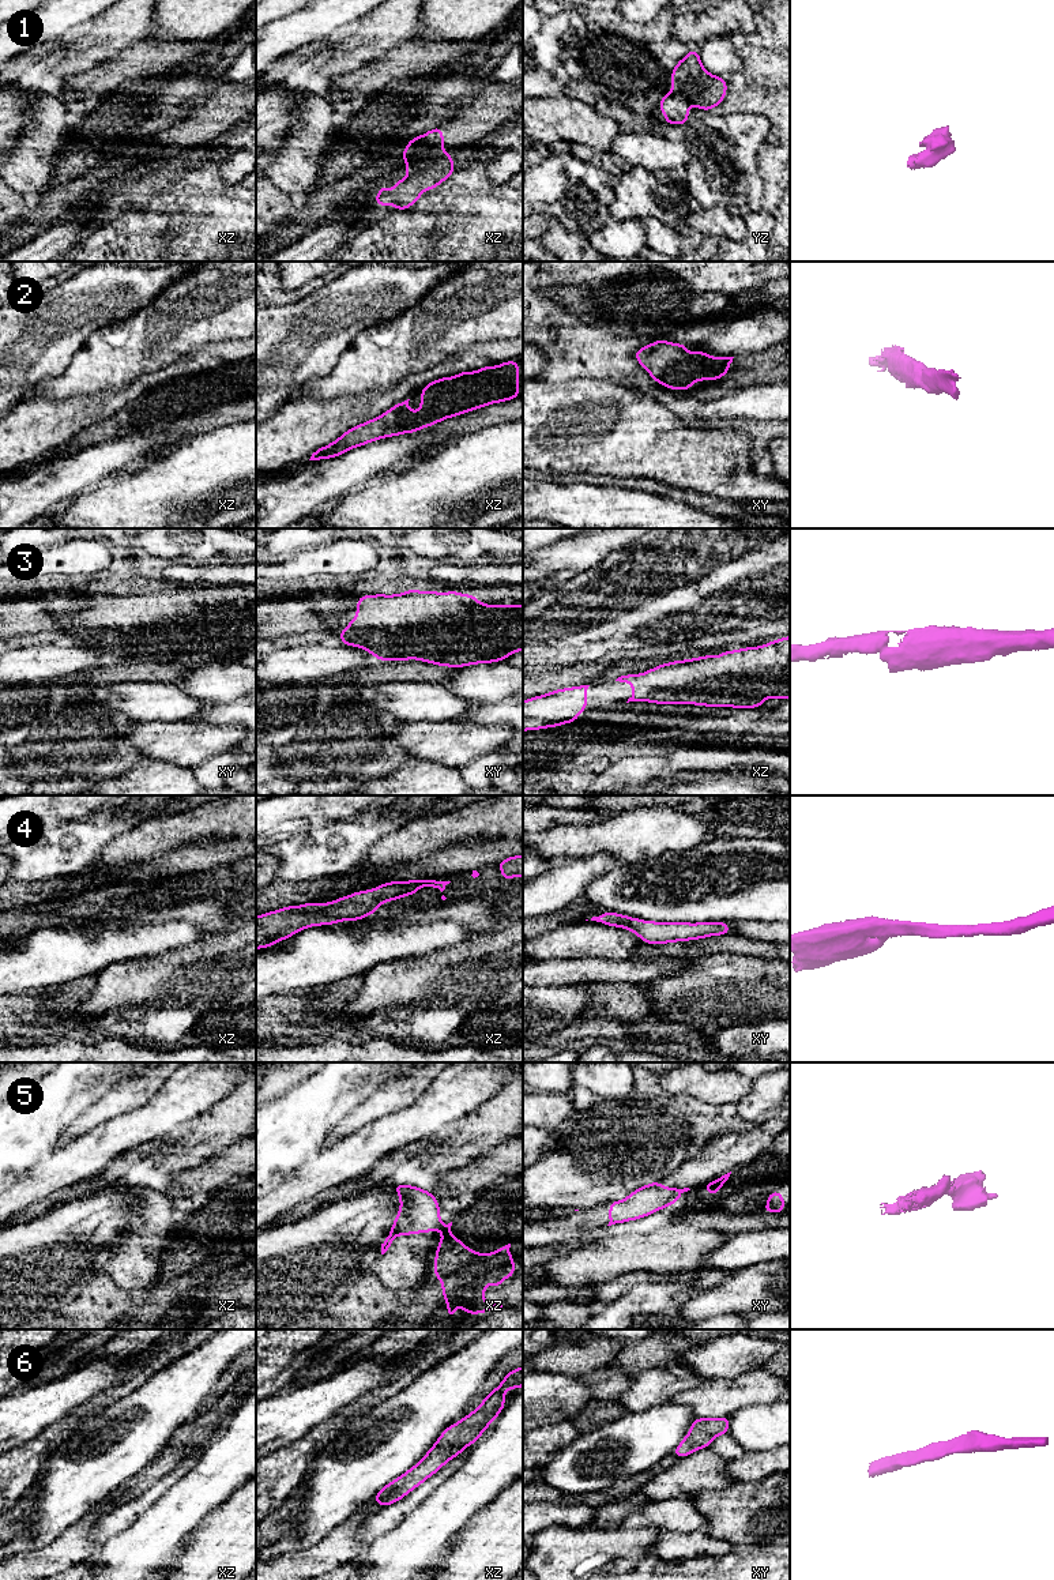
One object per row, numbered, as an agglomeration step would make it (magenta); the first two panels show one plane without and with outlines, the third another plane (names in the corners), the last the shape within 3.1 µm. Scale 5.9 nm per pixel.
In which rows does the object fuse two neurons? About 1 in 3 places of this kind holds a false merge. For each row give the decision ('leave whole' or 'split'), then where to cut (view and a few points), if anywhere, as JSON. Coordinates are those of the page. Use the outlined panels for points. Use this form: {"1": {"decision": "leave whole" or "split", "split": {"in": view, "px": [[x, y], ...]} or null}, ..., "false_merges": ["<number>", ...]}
{"1": {"decision": "split", "split": {"in": "xz", "px": [[444, 151], [436, 155], [407, 155], [403, 158]]}}, "2": {"decision": "leave whole", "split": null}, "3": {"decision": "leave whole", "split": null}, "4": {"decision": "leave whole", "split": null}, "5": {"decision": "split", "split": {"in": "xz", "px": [[444, 1225], [440, 1229]]}}, "6": {"decision": "leave whole", "split": null}, "false_merges": ["1", "5"]}

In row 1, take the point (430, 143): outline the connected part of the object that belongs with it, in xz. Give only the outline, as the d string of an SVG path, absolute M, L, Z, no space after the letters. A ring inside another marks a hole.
M437 127L418 138L411 139L404 147L402 157L432 157L444 154L444 142L443 128Z

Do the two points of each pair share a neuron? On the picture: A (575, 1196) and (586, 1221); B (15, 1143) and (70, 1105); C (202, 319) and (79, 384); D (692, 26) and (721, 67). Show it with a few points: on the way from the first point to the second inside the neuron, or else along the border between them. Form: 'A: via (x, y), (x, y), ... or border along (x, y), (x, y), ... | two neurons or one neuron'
A: border along (605, 1203), (579, 1211) | two neurons
B: via (29, 1129), (40, 1118), (46, 1118), (56, 1109) | one neuron
C: via (172, 327), (109, 360) | one neuron
D: border along (726, 34), (708, 37), (696, 49) | two neurons

